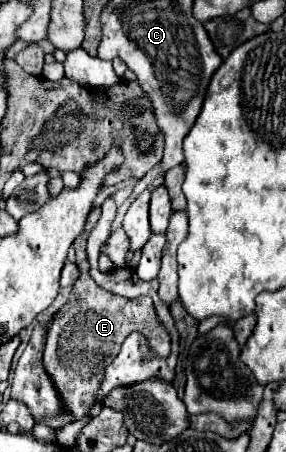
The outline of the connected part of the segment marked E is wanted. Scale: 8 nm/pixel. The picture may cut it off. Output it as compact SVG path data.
M95 206L87 218L85 232L73 242L81 276L73 284L69 302L55 312L55 316L49 324L47 348L45 348L45 370L53 378L55 388L59 390L59 394L65 402L65 408L67 408L65 416L49 418L43 422L51 428L59 428L59 426L65 426L67 422L75 422L75 420L83 418L91 410L91 406L97 404L97 390L101 388L105 366L109 362L113 362L113 358L119 354L121 344L125 342L129 332L135 332L135 330L143 332L159 356L167 356L169 346L171 346L169 332L161 324L161 320L155 312L153 300L149 296L141 296L135 300L115 296L111 292L101 290L93 282L93 278L89 278L89 262L87 262L85 246L87 246L87 238L91 234L91 230L95 228L99 218L101 218L101 206Z

